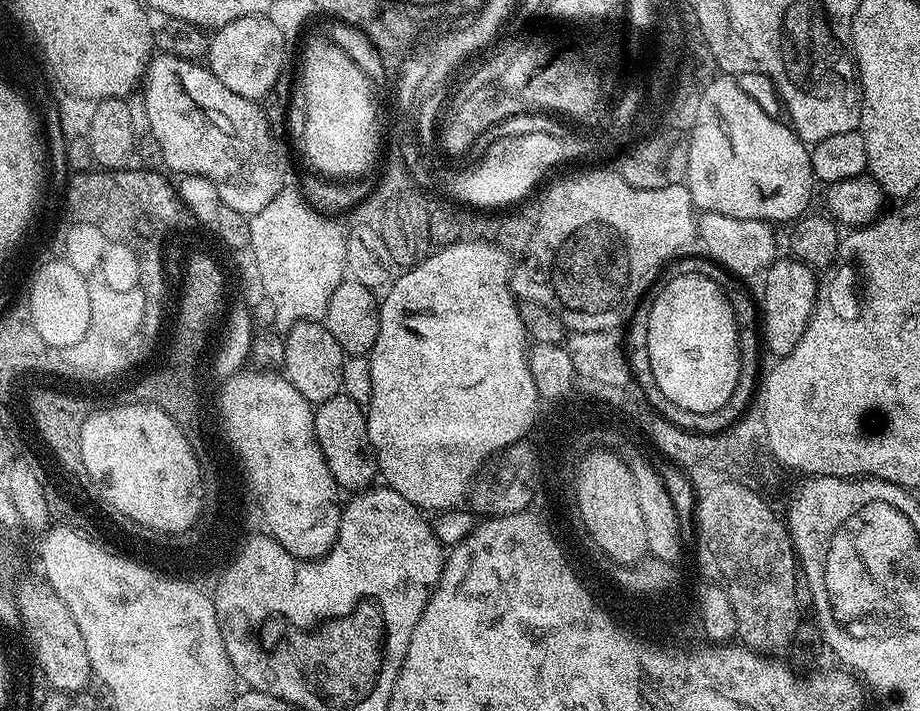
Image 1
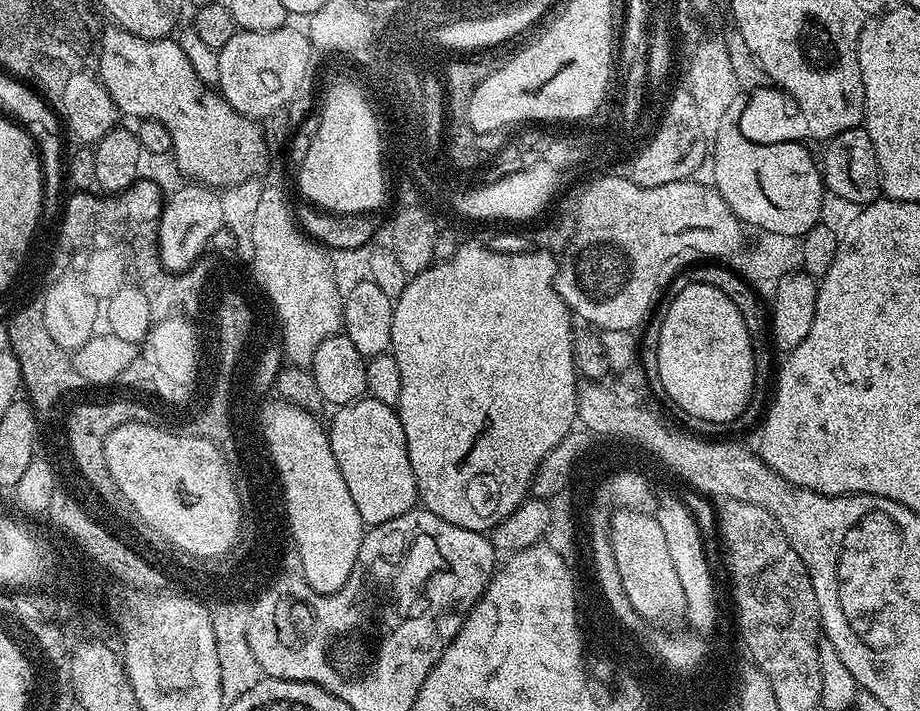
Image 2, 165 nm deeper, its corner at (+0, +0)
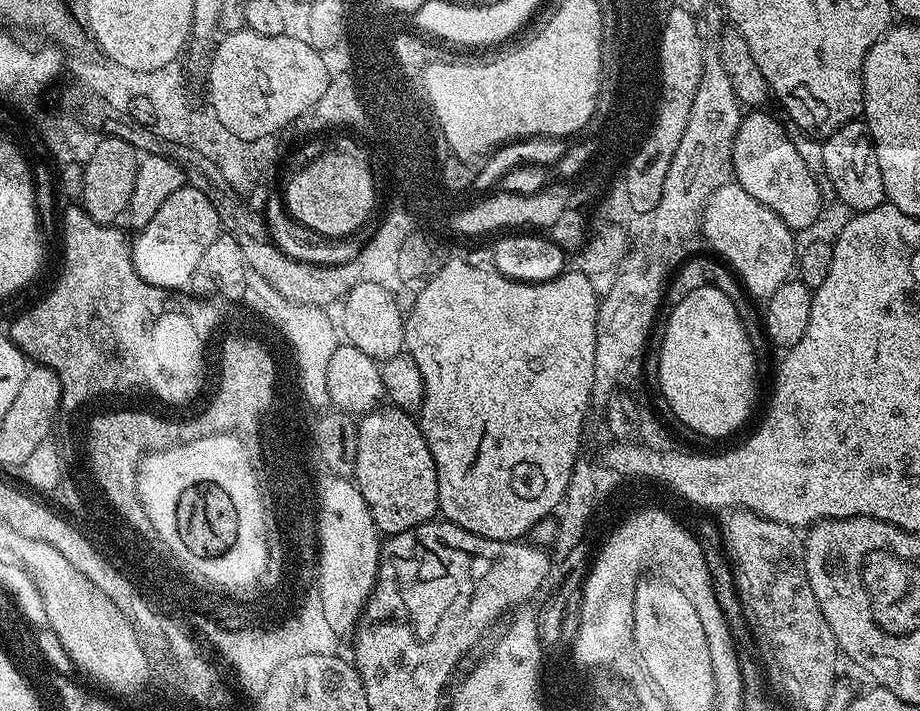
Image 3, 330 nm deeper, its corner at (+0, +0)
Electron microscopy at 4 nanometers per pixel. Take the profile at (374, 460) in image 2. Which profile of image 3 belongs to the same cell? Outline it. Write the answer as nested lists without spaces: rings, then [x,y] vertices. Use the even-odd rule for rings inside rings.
[[[380,406],[361,415],[356,426],[355,451],[355,483],[362,498],[366,498],[370,514],[381,533],[405,532],[429,523],[439,513],[434,458],[423,430],[409,413],[400,408]]]

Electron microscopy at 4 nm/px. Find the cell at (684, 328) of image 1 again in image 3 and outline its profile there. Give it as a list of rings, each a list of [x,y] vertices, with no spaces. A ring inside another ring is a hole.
[[[707,284],[692,289],[682,302],[671,305],[670,311],[664,336],[659,337],[658,391],[664,395],[669,410],[690,431],[700,436],[728,436],[738,431],[747,422],[756,400],[756,352],[752,349],[753,337],[744,329],[734,302],[713,284]]]

